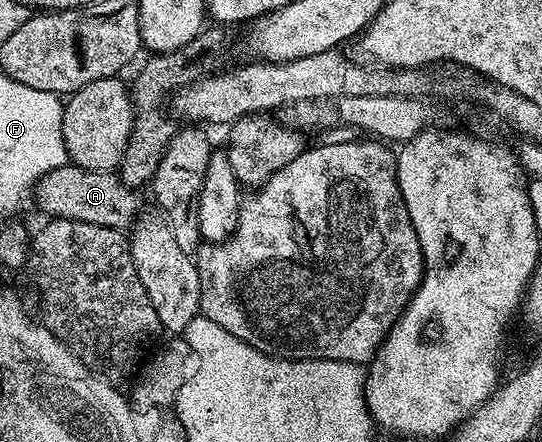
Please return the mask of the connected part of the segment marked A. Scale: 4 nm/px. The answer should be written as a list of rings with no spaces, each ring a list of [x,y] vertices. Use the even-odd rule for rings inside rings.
[[[67,162],[64,167],[47,172],[41,180],[37,181],[37,188],[38,204],[50,218],[92,222],[96,226],[126,230],[133,225],[140,212],[139,193],[129,188],[121,175],[114,172],[84,170]]]

